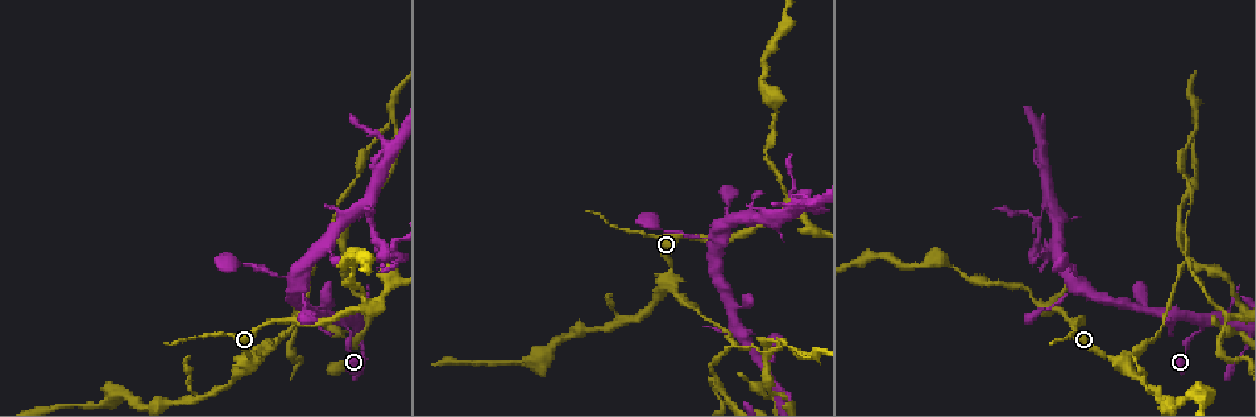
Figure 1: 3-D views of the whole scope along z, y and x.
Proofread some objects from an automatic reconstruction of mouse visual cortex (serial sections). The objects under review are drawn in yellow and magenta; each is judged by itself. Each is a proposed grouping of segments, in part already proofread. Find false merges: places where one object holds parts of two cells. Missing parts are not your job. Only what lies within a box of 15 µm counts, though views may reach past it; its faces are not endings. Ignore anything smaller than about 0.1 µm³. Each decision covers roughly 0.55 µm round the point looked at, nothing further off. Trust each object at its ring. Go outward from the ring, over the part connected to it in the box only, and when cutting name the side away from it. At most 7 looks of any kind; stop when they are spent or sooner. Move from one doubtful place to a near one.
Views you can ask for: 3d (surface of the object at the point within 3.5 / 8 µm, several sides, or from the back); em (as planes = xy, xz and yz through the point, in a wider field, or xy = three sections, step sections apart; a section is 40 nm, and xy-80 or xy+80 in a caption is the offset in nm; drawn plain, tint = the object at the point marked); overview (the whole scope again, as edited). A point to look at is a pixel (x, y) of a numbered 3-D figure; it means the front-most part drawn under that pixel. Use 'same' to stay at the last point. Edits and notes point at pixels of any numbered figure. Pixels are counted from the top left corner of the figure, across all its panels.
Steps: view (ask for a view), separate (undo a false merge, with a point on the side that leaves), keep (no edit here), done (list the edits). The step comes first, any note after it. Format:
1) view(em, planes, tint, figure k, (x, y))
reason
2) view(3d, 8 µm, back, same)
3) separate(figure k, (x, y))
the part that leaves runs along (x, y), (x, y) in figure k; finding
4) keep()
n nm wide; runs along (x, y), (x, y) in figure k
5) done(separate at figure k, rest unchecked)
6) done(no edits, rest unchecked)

view(3d, 3.5 µm, figure 1, (1203, 324))
a fork

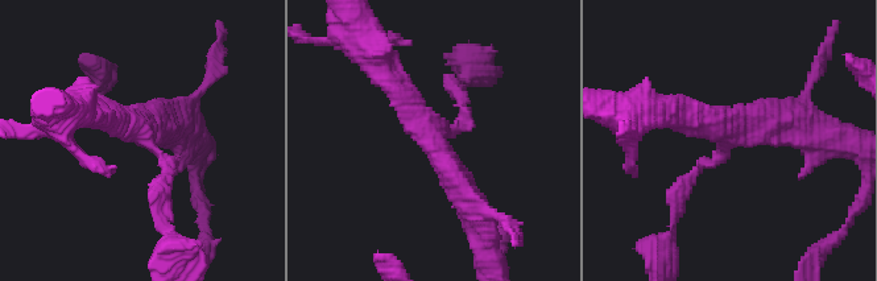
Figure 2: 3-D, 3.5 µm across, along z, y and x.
view(em, xy, step 3, tint, figure 2, (144, 135))
3 arms; arms of 200, 350, 350 nm

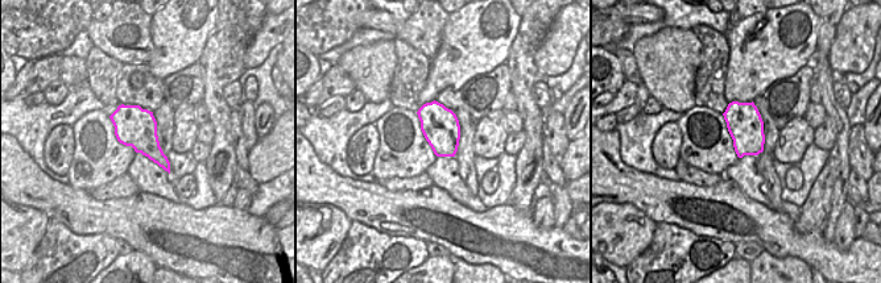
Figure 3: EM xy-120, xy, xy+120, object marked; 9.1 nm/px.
view(em, xy, step 1, tint, same)

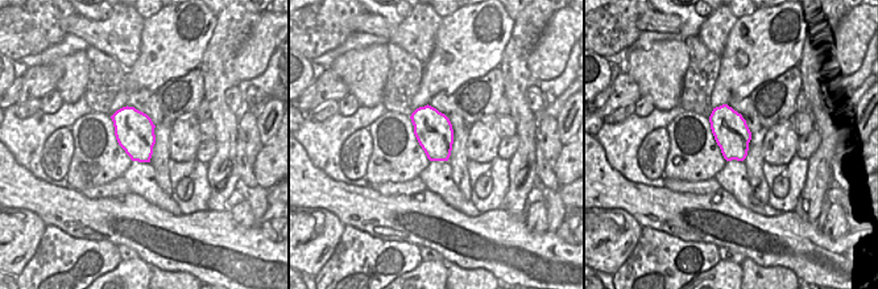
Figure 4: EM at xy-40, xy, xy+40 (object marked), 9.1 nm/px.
keep()
runs along (160, 197), (164, 156), (87, 112) in figure 2; all the same cell

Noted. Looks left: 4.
view(3d, 3.5 µm, figure 1, (674, 288))
three-way junction

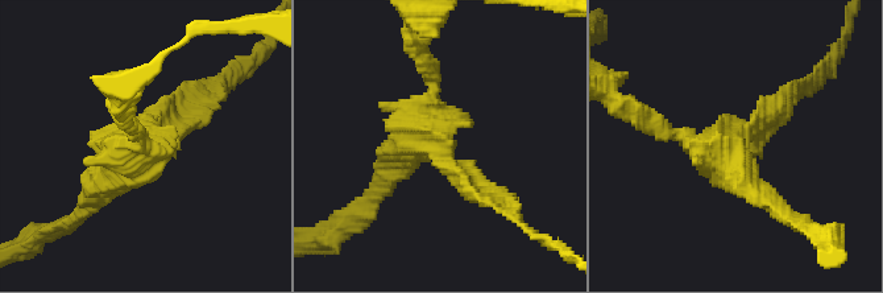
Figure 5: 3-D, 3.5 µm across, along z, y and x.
view(em, xy, step 1, tint, figure 5, (432, 141))

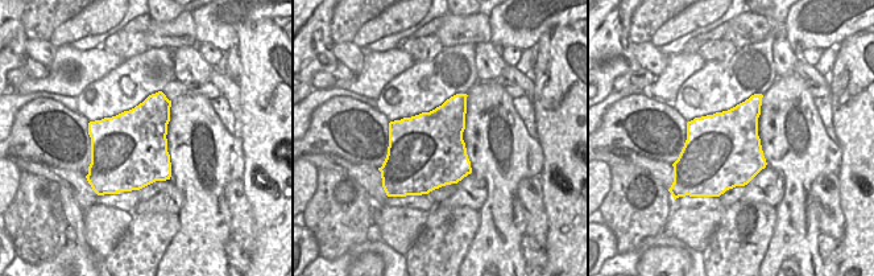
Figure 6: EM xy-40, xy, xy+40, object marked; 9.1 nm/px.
keep()
700 nm wide; runs along (422, 56), (426, 131), (471, 192) in figure 5; all the same cell

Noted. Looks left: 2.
view(3d, 3.5 µm, figure 1, (367, 203))
arms part here

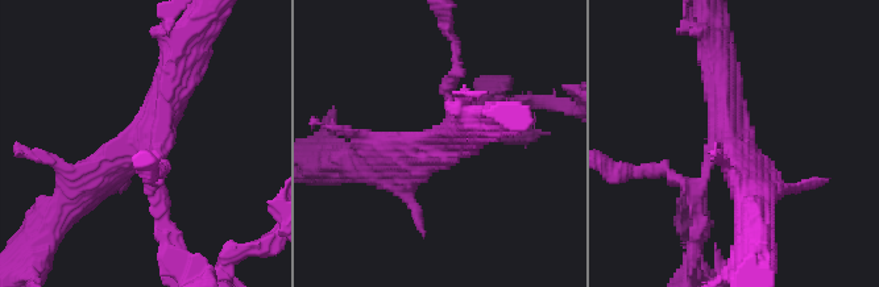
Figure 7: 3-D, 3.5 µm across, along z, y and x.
view(em, xy, step 3, tint, figure 7, (731, 139))
3 arms; arms of 150, 400, 400 nm; need the tissue

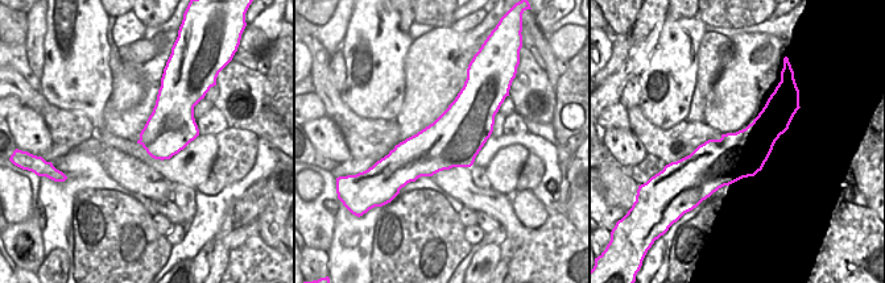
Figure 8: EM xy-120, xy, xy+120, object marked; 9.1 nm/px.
separate(figure 7, (149, 190))
the part that leaves runs along (156, 154), (160, 227), (195, 271) in figure 7; two cells meet here

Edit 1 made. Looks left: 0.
done(separate at figure 7, rest unchecked)

